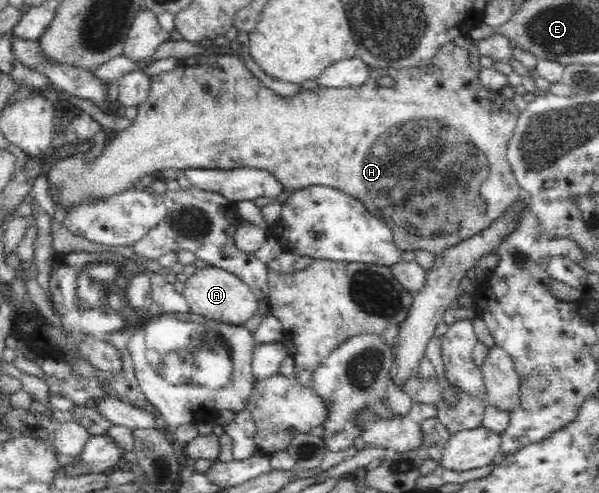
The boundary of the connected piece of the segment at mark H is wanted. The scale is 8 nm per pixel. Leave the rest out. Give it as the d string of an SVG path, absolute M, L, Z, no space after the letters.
M234 39L228 41L228 47L236 52L237 55L195 54L178 59L179 63L172 71L158 73L158 75L151 77L148 97L144 103L137 107L136 117L126 129L119 131L116 137L104 145L100 155L90 159L86 157L86 153L76 153L56 161L46 174L48 196L51 197L55 206L58 204L66 211L70 211L70 209L76 209L80 205L96 203L100 199L104 201L104 199L108 199L108 197L112 197L111 195L116 195L118 192L140 187L143 177L163 169L177 171L187 170L188 168L218 168L224 170L236 167L254 168L270 172L282 184L282 191L278 193L276 199L260 197L253 200L254 204L261 209L270 203L286 204L290 194L303 187L318 185L337 187L361 201L364 208L370 211L370 214L381 219L382 223L386 224L386 227L391 227L393 240L401 250L410 252L415 249L424 249L430 251L436 257L441 256L445 249L454 247L456 244L470 239L473 235L479 235L485 227L502 217L518 197L524 199L527 197L526 192L516 182L506 157L507 147L519 118L518 109L512 101L504 98L499 92L492 91L480 84L479 72L470 68L471 59L469 59L468 50L461 49L454 42L446 43L445 46L442 46L438 50L436 59L424 69L410 69L410 71L401 72L394 67L388 68L386 75L394 79L394 87L387 88L374 83L374 75L372 75L372 69L370 69L370 77L361 86L347 88L318 86L314 90L302 89L301 92L291 98L278 96L250 72L243 60L244 56L241 54L249 53L248 43L242 43Z

